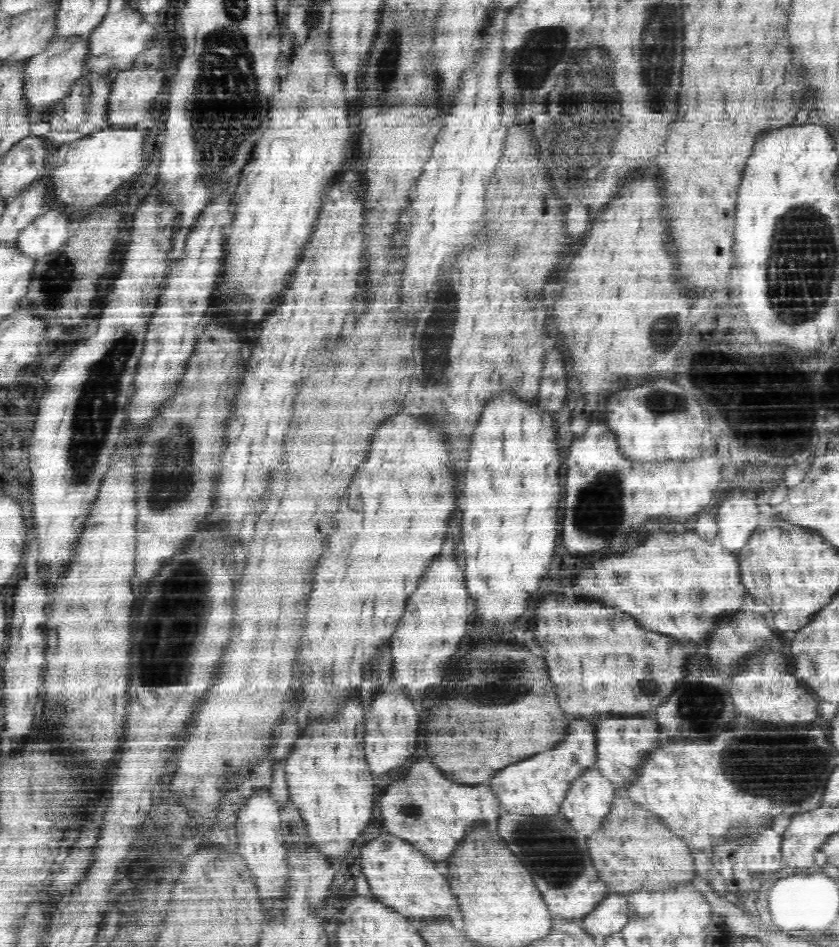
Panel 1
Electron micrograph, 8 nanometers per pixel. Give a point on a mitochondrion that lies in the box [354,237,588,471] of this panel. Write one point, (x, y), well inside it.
(438, 334)

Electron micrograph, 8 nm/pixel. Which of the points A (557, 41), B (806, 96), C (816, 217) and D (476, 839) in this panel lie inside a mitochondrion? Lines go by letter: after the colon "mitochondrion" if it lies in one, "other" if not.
A: mitochondrion
B: other
C: mitochondrion
D: other

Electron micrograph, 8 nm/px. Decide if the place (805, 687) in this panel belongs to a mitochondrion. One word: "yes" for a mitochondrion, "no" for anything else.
no

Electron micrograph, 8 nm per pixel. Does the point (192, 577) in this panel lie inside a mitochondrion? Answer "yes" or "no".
yes

